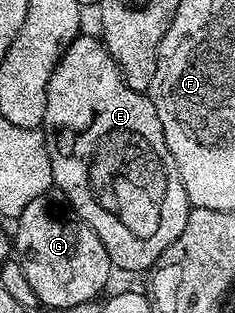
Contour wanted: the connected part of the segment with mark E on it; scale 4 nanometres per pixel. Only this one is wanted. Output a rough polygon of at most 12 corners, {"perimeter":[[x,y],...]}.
{"perimeter":[[98,35],[49,78],[54,187],[112,265],[193,205],[150,95]]}

